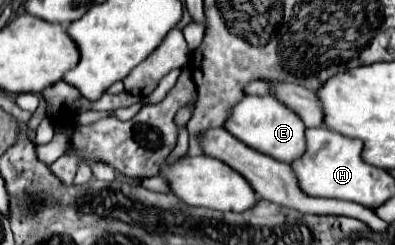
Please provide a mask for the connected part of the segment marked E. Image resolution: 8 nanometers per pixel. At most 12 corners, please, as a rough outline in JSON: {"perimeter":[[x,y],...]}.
{"perimeter":[[247,95],[225,129],[283,163],[307,151],[303,119]]}

